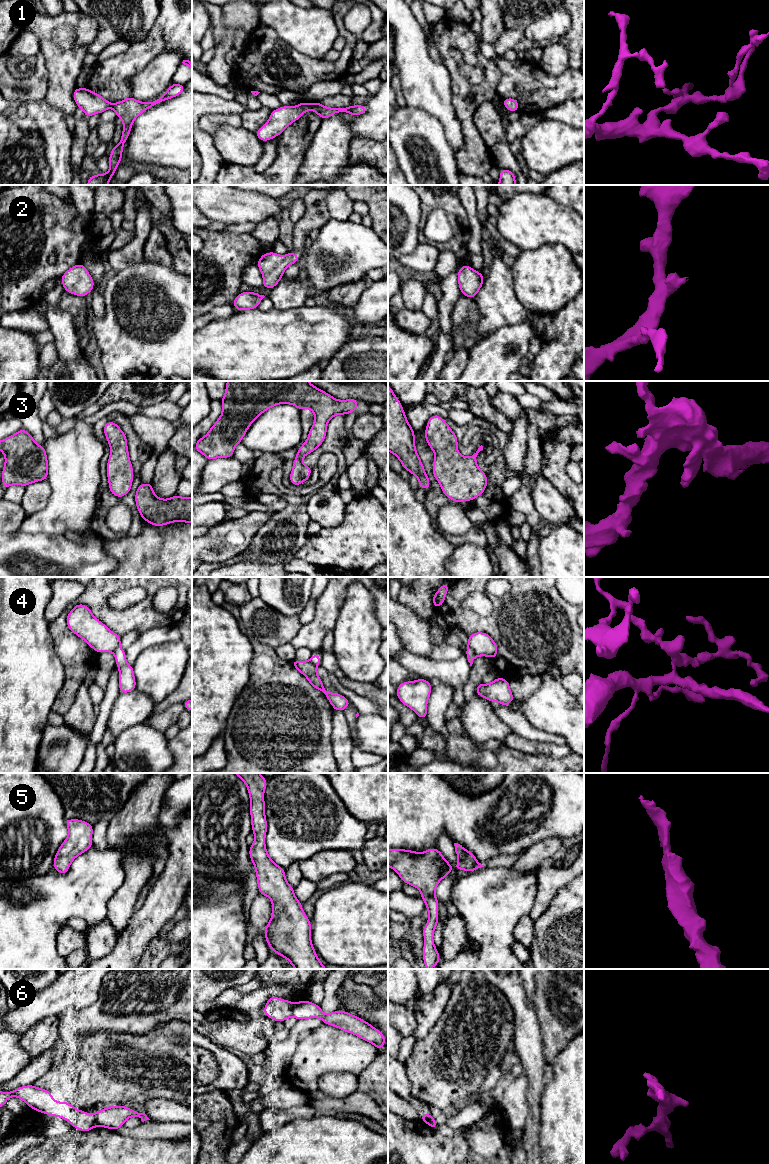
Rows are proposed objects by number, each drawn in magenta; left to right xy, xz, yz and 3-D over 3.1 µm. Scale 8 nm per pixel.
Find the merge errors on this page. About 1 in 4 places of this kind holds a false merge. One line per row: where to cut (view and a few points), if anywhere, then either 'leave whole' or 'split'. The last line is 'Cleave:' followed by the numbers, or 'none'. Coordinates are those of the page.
1: no cut; leave whole
2: no cut; leave whole
3: no cut; leave whole
4: cut in yz along (468, 646), (475, 656); split
5: no cut; leave whole
6: cut in xy along (94, 1114), (97, 1125); split
Cleave: 4, 6

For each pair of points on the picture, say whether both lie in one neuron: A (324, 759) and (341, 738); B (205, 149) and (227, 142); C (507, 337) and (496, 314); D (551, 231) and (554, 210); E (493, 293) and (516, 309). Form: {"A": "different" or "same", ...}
{"A": "different", "B": "different", "C": "different", "D": "same", "E": "same"}

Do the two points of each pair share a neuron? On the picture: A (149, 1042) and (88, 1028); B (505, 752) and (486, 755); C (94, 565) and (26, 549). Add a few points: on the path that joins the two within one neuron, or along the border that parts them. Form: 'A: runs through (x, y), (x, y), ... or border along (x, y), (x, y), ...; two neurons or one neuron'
A: border along (91, 1035), (74, 1035), (71, 1038); two neurons
B: border along (493, 750), (497, 762); two neurons
C: runs through (77, 565), (60, 565), (49, 560), (43, 560); one neuron

